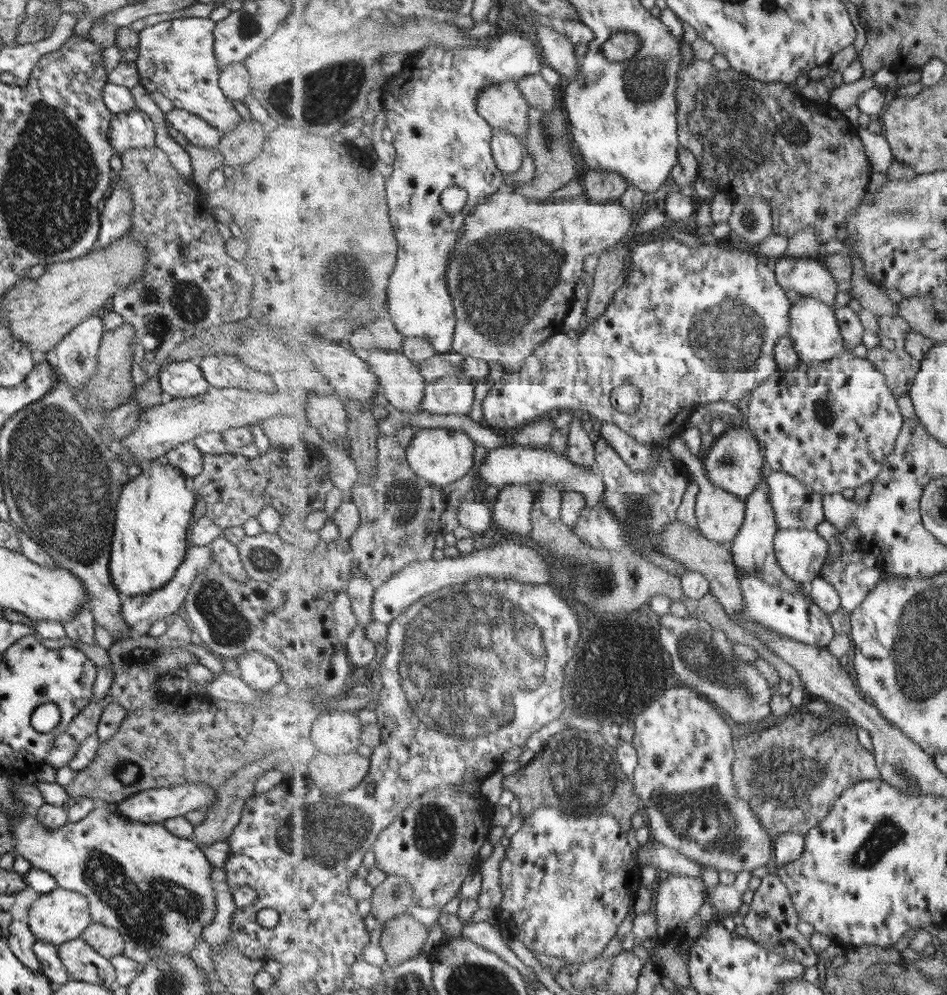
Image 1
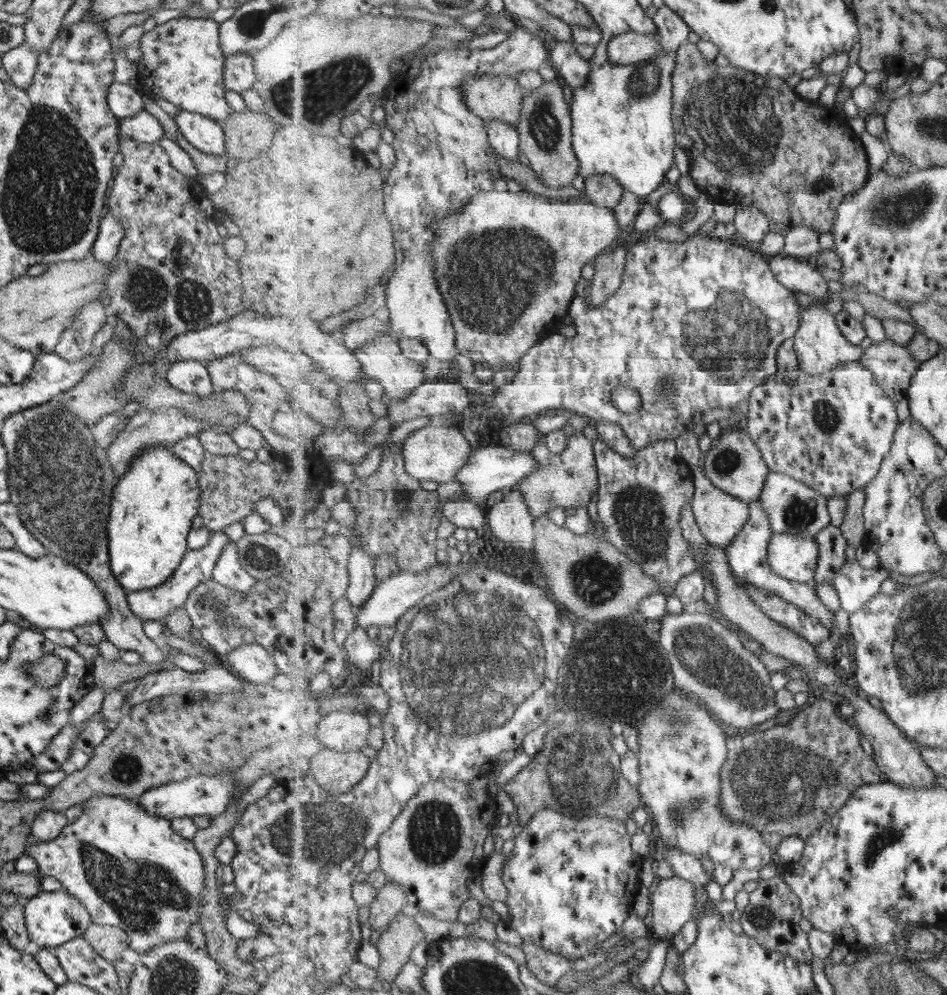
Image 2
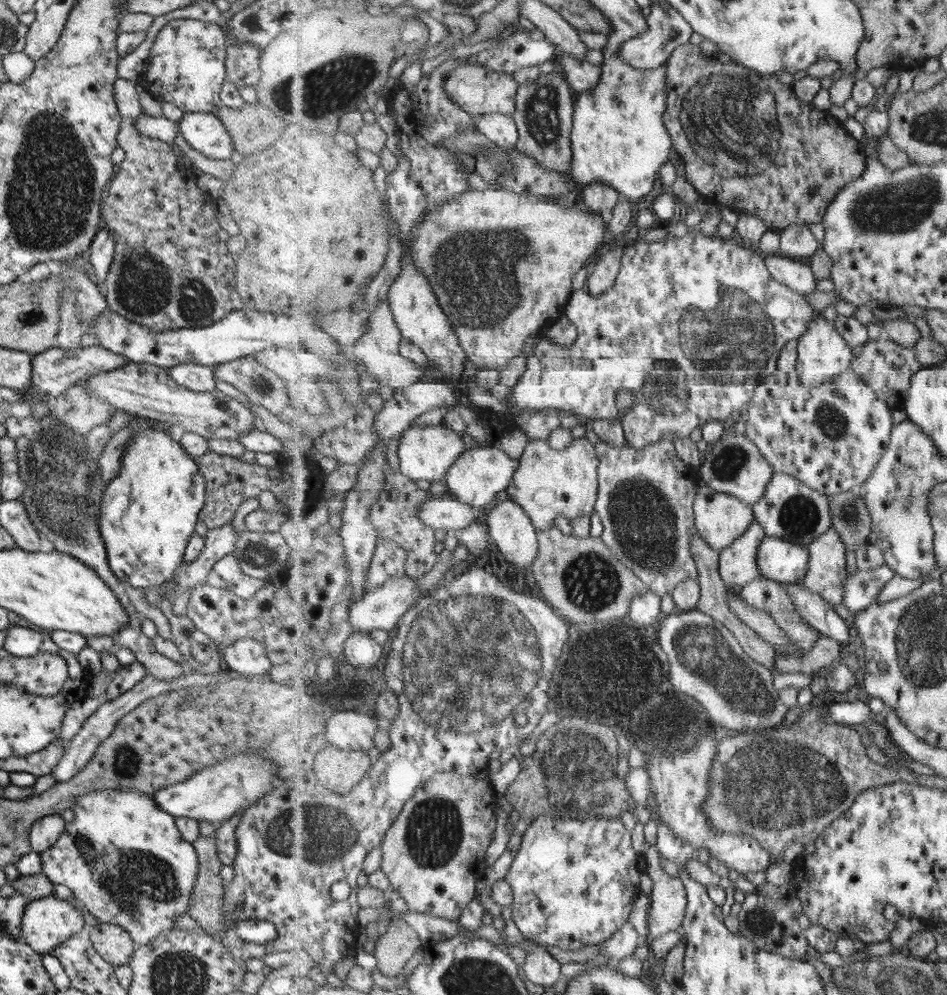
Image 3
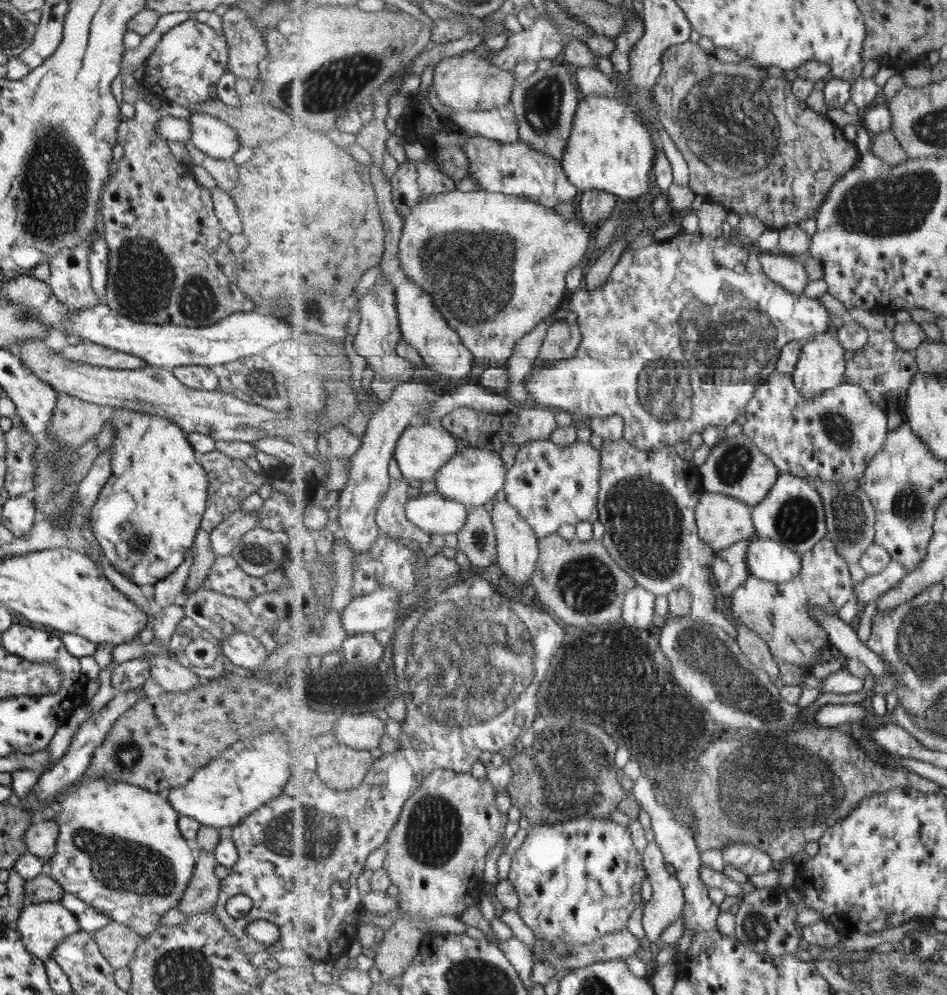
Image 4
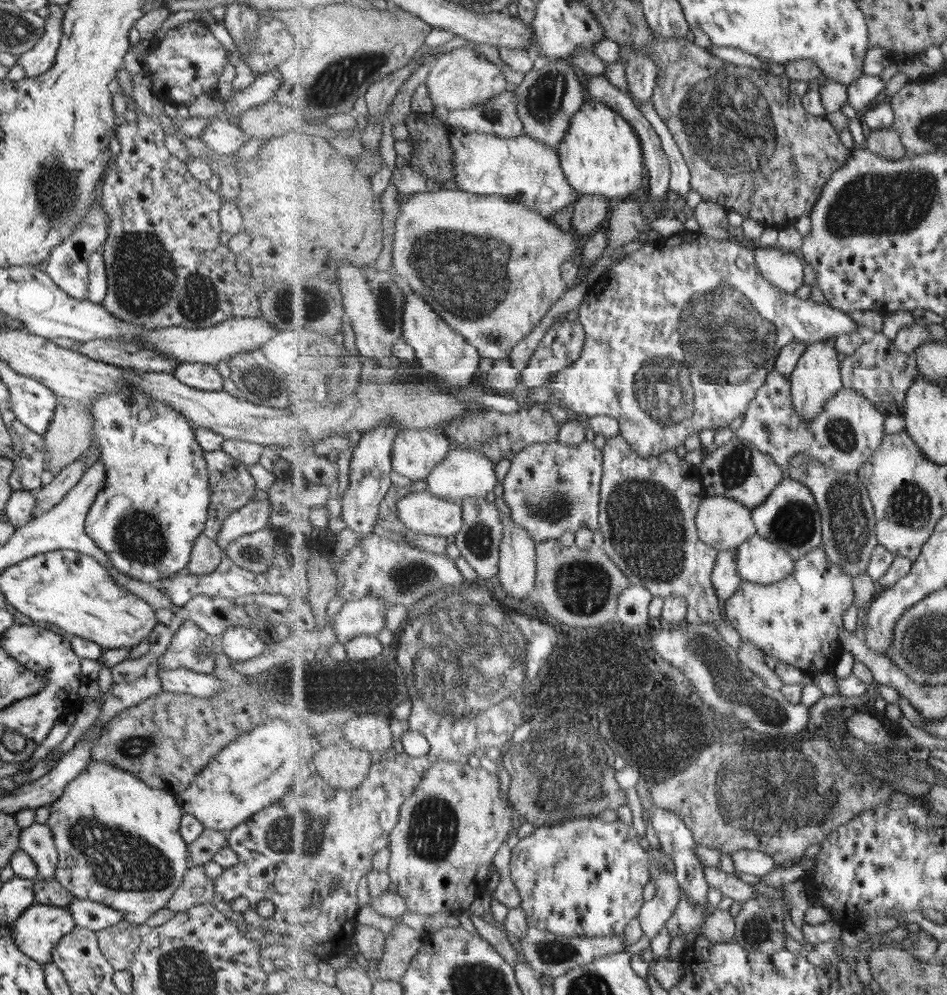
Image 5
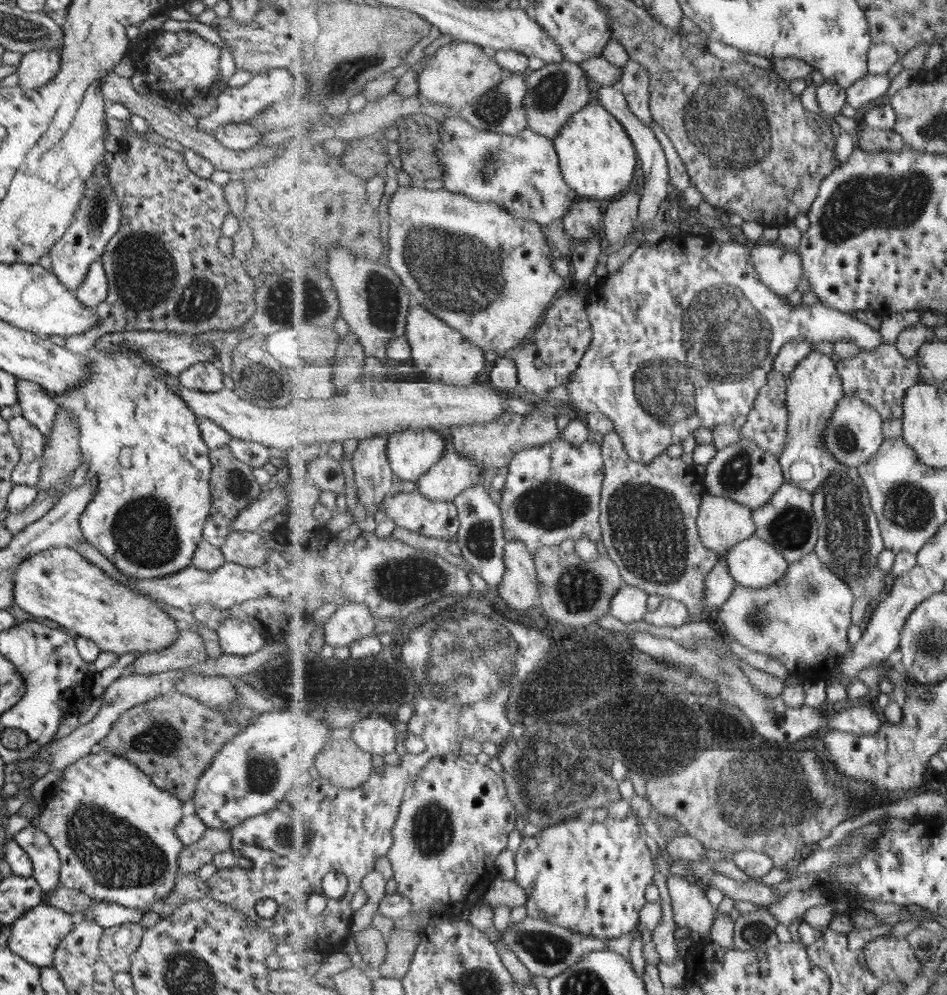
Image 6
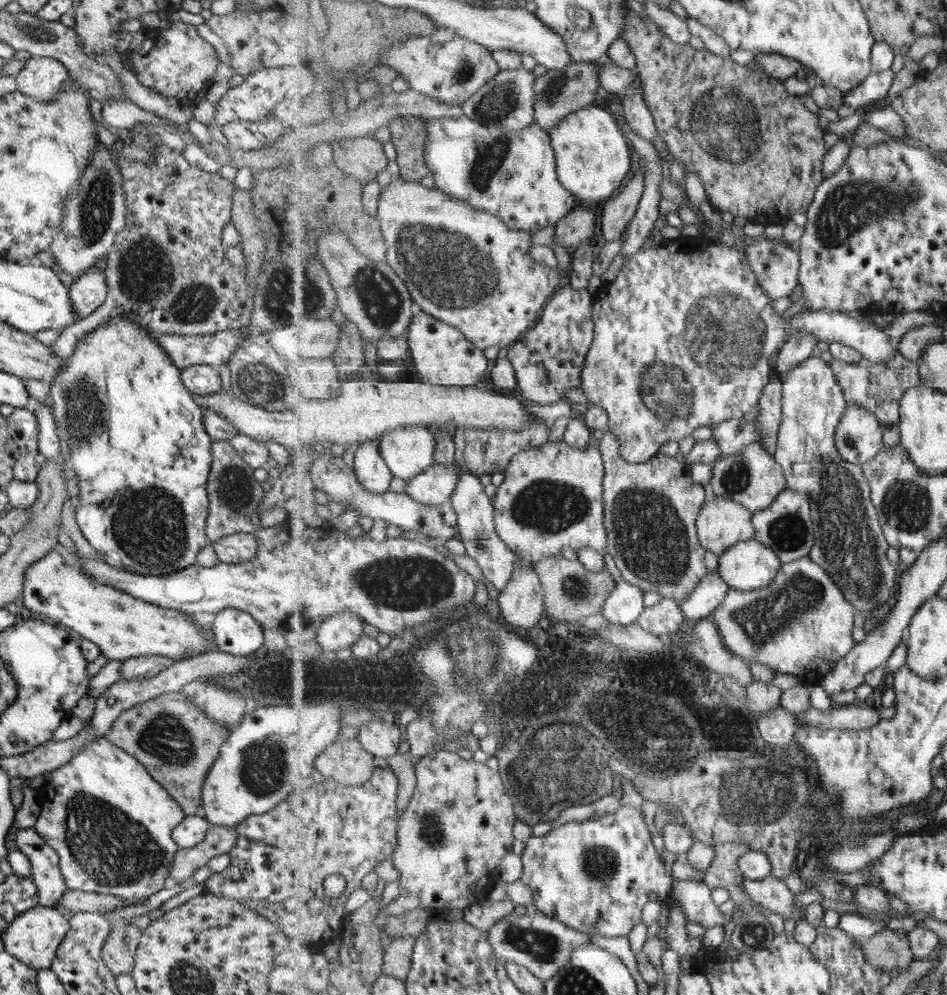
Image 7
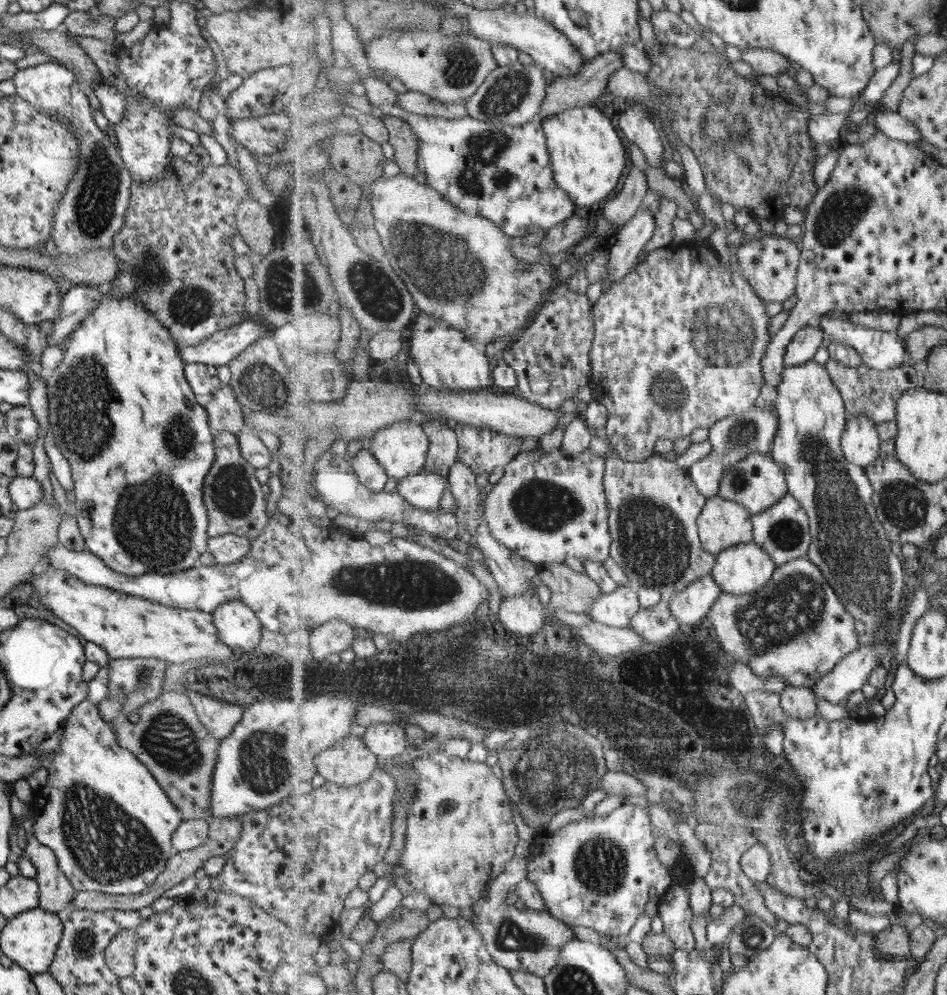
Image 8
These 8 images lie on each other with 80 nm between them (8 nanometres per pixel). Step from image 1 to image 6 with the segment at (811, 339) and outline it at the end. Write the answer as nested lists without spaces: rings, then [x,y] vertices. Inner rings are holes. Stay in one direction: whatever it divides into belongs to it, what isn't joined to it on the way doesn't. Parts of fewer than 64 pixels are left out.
[[[815,347],[797,369],[788,375],[787,408],[790,412],[789,439],[787,447],[779,459],[787,482],[808,490],[813,495],[815,518],[819,525],[819,538],[815,552],[821,560],[829,565],[839,578],[849,584],[856,597],[870,596],[873,606],[869,610],[877,610],[889,594],[894,581],[891,573],[877,568],[877,556],[885,548],[881,534],[880,519],[870,502],[868,487],[861,478],[858,467],[841,464],[825,449],[825,432],[827,423],[836,412],[837,405],[845,396],[844,386],[837,372],[834,354],[823,354]],[[795,464],[811,464],[812,478],[791,478],[791,466]]]

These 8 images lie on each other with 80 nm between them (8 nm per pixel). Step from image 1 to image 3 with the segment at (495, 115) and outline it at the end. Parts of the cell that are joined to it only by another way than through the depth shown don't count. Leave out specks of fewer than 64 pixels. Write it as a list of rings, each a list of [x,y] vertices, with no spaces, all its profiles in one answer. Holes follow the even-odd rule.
[[[459,62],[458,67],[448,76],[446,91],[451,100],[469,114],[509,114],[517,111],[517,95],[520,84],[513,74],[481,66],[473,62]]]

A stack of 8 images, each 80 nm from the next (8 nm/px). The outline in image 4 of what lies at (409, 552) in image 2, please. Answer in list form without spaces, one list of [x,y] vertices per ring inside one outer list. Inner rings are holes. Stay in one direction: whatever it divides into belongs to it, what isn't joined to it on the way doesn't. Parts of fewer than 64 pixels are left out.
[[[405,476],[390,480],[390,489],[383,497],[375,515],[382,534],[397,535],[398,540],[404,542],[415,540],[425,548],[431,544],[433,536],[409,520],[406,513],[408,502],[421,494],[420,488],[409,486]]]

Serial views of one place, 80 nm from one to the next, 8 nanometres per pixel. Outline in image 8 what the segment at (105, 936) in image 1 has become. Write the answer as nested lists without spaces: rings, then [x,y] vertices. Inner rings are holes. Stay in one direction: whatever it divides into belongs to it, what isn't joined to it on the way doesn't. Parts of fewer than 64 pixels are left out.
[[[120,929],[104,950],[104,963],[118,978],[131,976],[134,969],[136,937],[132,929]]]

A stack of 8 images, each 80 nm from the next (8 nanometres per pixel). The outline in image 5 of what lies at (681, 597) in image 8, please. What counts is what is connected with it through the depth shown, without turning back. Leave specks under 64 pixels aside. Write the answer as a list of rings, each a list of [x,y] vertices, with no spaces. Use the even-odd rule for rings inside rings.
[[[737,549],[718,551],[718,559],[712,572],[713,588],[722,602],[731,598],[744,582],[738,571]]]

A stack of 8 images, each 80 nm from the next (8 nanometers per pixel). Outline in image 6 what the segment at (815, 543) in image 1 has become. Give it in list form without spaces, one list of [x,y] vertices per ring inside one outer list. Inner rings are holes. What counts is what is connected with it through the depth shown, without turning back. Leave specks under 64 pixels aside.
[[[756,534],[733,546],[726,559],[735,582],[747,589],[772,586],[784,578],[790,567],[777,546]]]

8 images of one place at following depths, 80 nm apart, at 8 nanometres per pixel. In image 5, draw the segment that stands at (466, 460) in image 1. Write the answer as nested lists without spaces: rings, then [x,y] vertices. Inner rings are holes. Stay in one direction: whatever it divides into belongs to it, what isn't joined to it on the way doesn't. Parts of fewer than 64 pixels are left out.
[[[436,427],[400,430],[393,445],[393,469],[411,481],[425,481],[451,452],[447,437]]]

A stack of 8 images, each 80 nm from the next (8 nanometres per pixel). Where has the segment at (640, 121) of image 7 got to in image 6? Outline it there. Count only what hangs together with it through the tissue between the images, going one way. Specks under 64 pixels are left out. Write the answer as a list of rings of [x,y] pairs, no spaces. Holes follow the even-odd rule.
[[[633,58],[629,59],[623,69],[620,89],[625,93],[626,102],[629,102],[631,111],[652,128],[654,118],[650,110],[651,73],[644,64]]]

